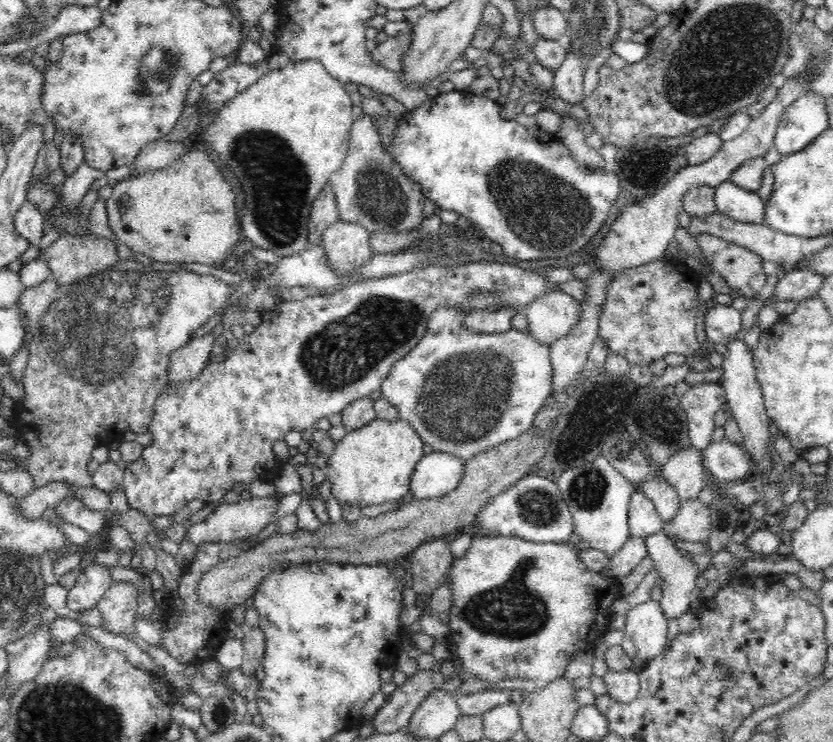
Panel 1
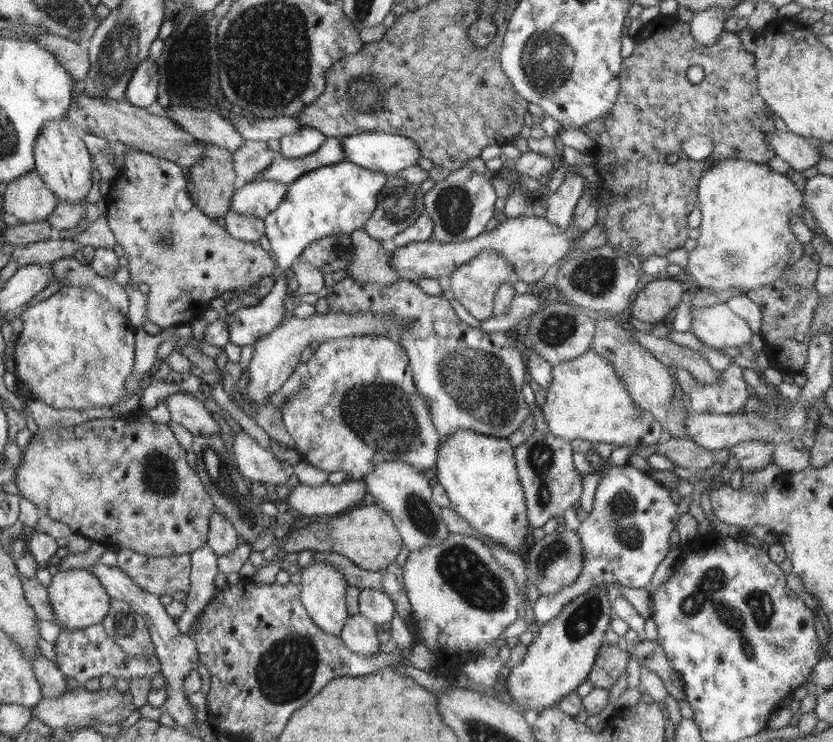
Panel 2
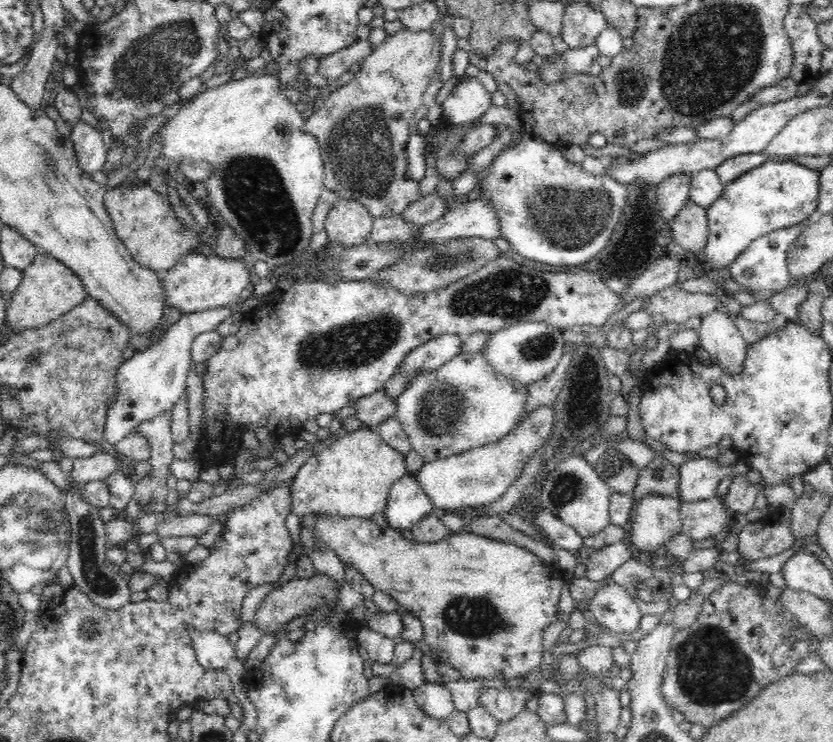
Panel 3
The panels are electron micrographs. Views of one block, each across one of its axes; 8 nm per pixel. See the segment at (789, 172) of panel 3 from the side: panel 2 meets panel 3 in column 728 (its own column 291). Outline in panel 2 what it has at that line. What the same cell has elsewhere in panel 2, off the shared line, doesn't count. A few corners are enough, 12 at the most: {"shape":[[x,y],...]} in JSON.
{"shape":[[343,161],[287,185],[263,218],[279,268],[224,317],[230,343],[281,324],[286,274],[319,238],[363,228],[386,174]]}

